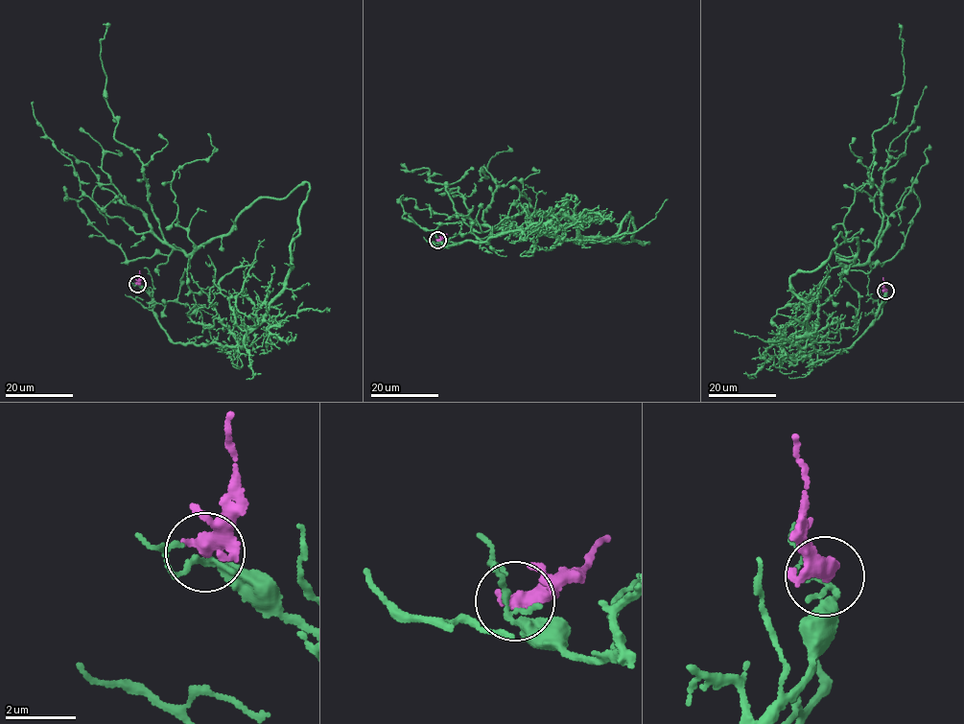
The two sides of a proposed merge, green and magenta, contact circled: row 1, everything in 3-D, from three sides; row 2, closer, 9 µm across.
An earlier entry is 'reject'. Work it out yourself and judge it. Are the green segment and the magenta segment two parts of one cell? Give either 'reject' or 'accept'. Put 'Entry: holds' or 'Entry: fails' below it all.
reject
Entry: holds

